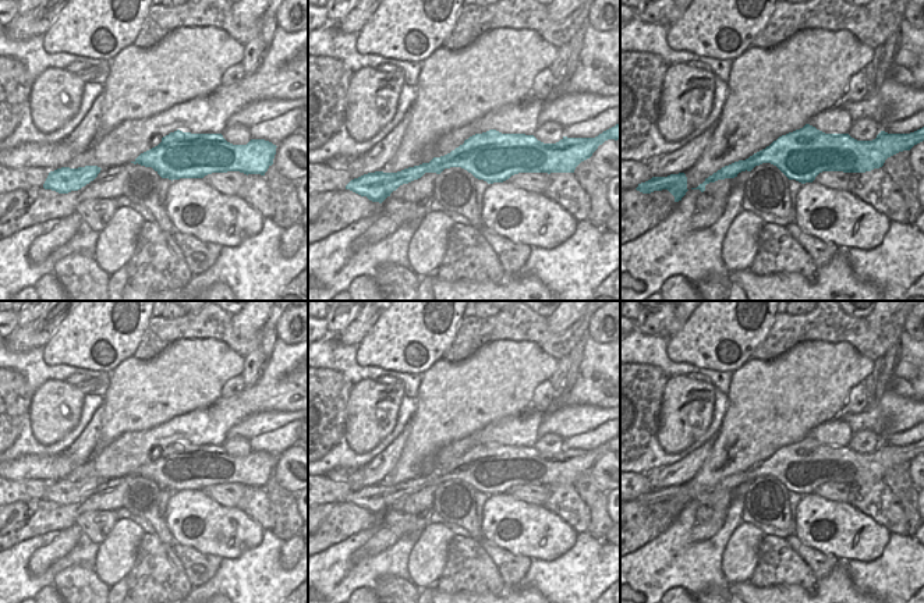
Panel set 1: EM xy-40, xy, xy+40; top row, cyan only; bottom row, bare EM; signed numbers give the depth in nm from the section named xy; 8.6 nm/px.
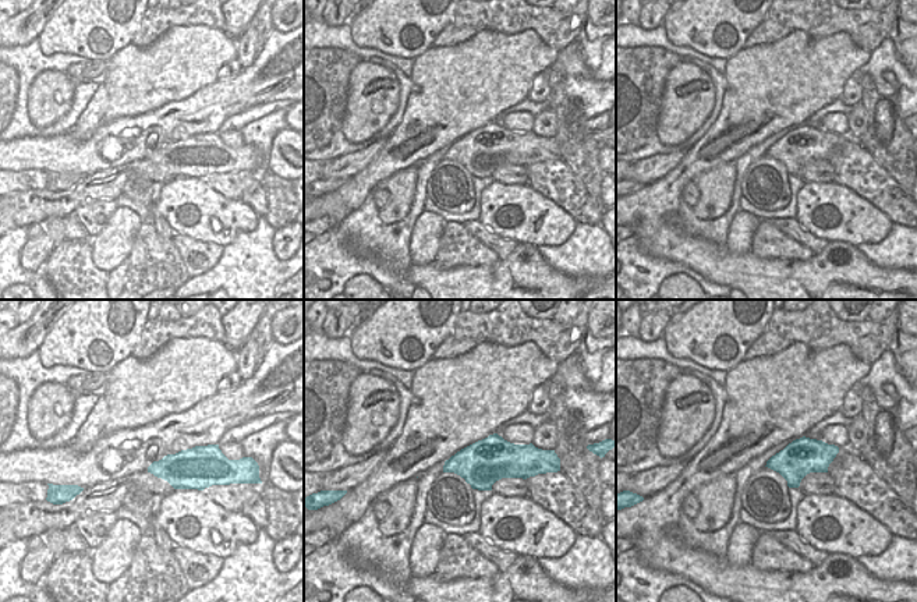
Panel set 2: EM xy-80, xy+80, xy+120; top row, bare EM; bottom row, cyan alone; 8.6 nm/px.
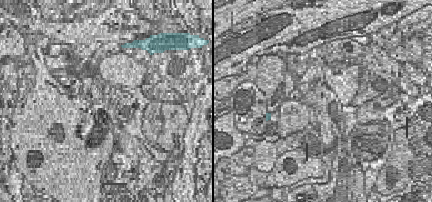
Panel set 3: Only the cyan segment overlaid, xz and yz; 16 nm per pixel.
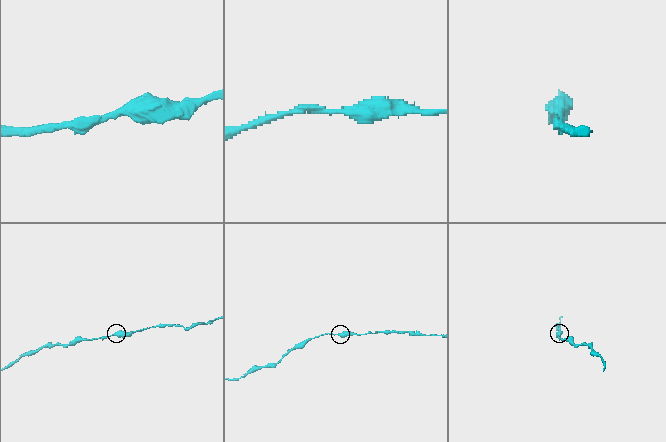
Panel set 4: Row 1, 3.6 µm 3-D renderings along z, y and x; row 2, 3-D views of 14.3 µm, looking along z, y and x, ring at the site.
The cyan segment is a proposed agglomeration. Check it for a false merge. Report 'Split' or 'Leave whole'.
Leave whole

